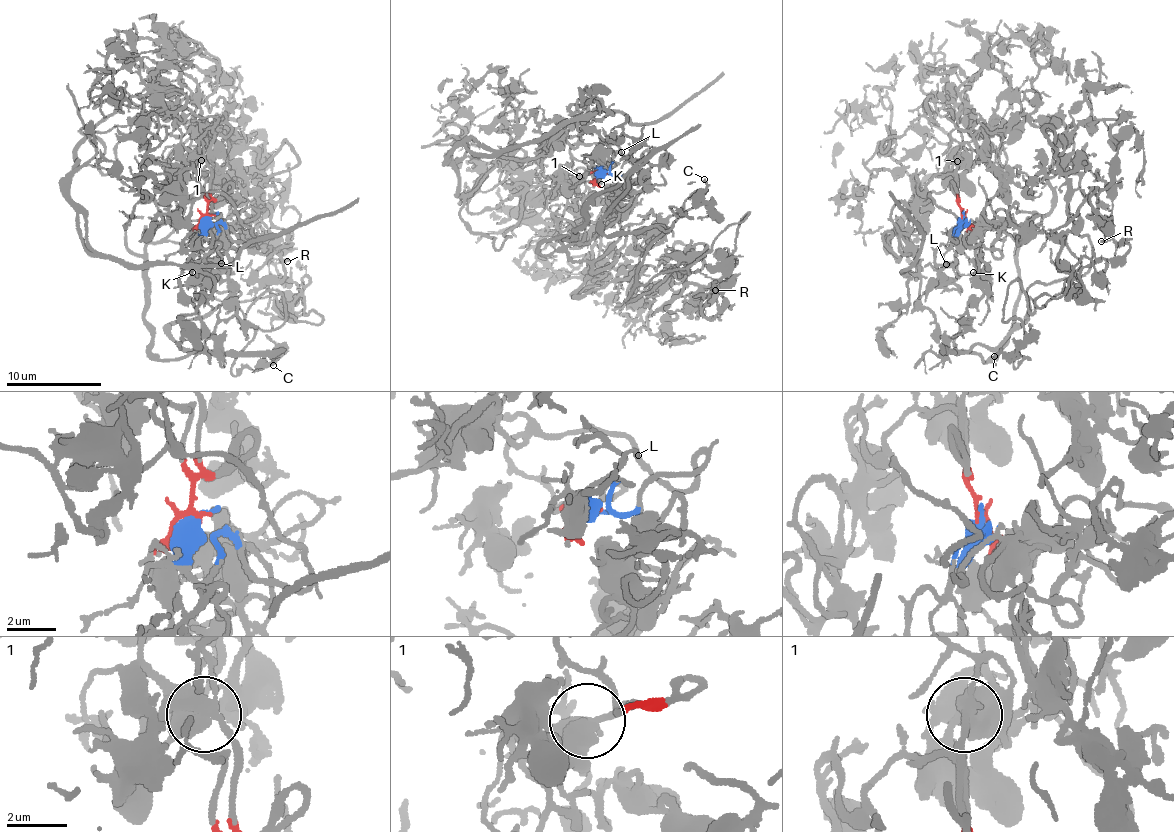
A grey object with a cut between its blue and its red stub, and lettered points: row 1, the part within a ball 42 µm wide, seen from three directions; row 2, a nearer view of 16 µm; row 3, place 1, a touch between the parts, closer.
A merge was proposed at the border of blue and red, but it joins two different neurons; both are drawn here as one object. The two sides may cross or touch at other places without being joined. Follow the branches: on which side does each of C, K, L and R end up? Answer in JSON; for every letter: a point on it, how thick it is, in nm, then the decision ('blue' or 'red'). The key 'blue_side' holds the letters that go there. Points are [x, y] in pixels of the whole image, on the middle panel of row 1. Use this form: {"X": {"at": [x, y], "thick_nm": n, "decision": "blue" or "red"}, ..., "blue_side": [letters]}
{"C": {"at": [704, 179], "thick_nm": 200, "decision": "red"}, "K": {"at": [601, 184], "thick_nm": 100, "decision": "red"}, "L": {"at": [621, 152], "thick_nm": 140, "decision": "blue"}, "R": {"at": [715, 290], "thick_nm": 140, "decision": "red"}, "blue_side": ["L"]}

